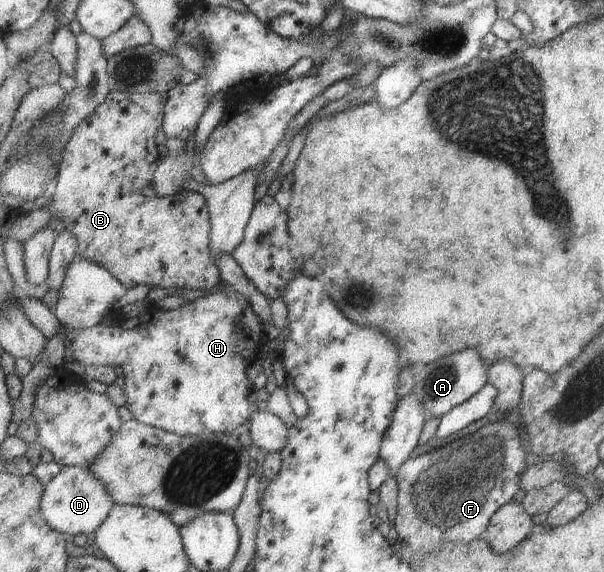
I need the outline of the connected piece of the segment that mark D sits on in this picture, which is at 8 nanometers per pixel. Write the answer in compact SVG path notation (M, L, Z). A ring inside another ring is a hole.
M63 466L62 471L45 485L42 499L42 513L44 519L61 534L68 536L88 535L96 533L100 525L110 517L112 508L115 507L115 499L107 492L106 485L100 478L97 478L88 467L84 466Z

